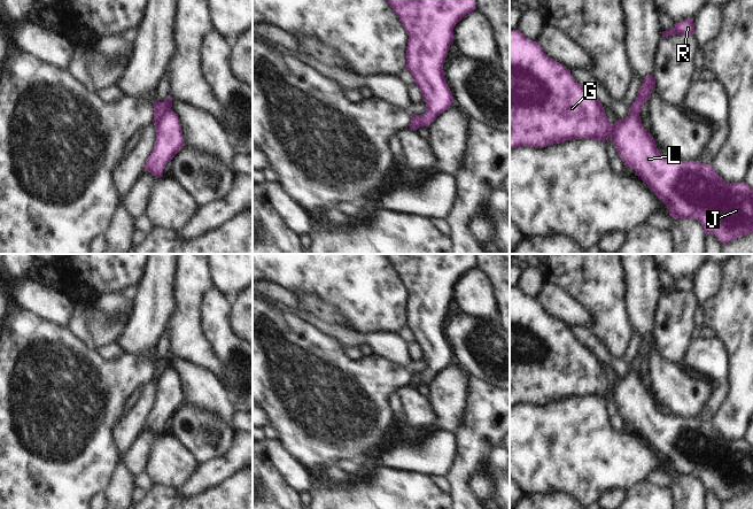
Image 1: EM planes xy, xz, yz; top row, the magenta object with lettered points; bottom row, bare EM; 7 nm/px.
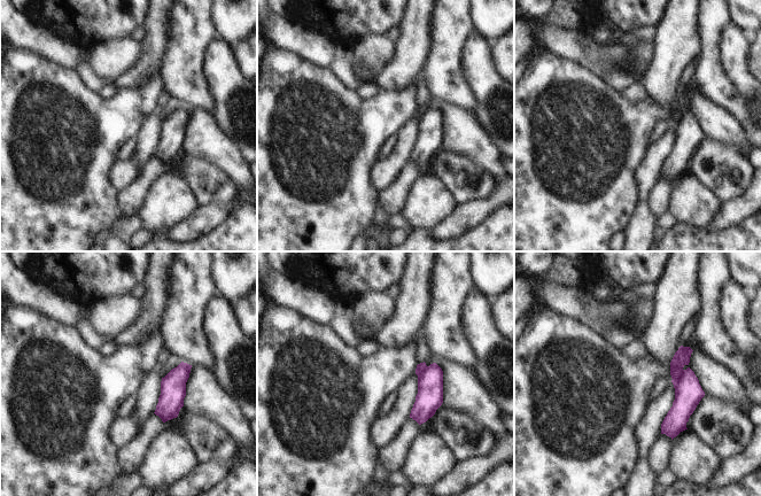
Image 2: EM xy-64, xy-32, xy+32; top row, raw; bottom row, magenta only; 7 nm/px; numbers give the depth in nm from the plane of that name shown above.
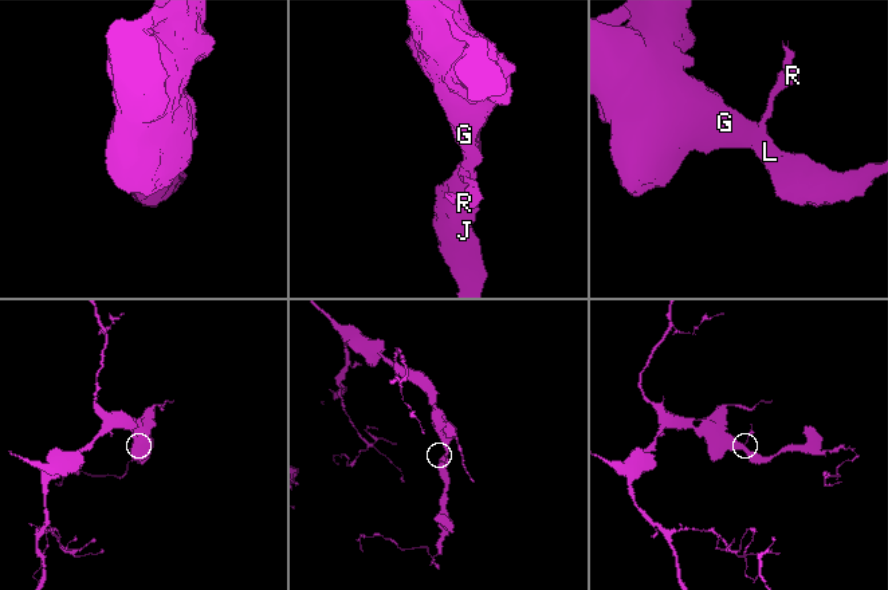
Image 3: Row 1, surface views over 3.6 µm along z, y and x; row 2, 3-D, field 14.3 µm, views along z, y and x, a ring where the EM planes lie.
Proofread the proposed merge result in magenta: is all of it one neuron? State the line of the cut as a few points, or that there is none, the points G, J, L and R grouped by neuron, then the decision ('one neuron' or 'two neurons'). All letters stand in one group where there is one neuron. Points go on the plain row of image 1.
cut in xy along (170, 364), (154, 380); G J L / R; two neurons

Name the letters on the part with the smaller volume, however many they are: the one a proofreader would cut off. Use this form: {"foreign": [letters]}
{"foreign": ["R"]}

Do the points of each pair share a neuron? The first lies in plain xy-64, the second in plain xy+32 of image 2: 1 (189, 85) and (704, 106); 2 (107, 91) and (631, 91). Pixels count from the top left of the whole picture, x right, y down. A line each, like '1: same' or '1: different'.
1: different
2: same

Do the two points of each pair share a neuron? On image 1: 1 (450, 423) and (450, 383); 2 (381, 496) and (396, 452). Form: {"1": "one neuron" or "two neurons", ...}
{"1": "one neuron", "2": "two neurons"}

